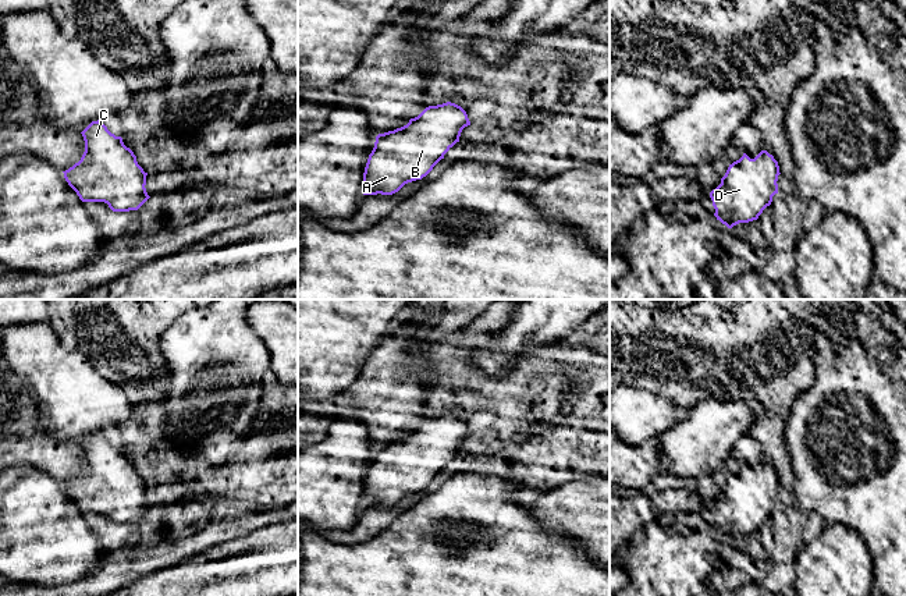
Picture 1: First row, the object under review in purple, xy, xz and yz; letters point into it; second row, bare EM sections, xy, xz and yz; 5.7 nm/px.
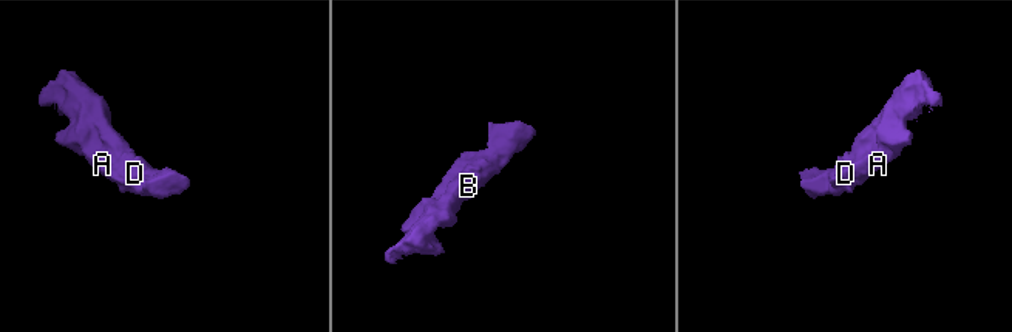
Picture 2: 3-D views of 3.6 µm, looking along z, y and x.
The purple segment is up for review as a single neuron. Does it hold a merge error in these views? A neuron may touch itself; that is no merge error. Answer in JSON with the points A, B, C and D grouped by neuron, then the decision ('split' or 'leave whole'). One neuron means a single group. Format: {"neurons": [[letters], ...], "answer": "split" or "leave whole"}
{"neurons": [["A", "B", "C", "D"]], "answer": "leave whole"}

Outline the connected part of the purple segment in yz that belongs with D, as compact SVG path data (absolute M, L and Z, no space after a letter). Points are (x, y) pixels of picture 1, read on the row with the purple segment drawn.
M767 150L754 159L746 153L729 164L721 184L710 192L714 216L728 228L757 220L778 194L778 162Z

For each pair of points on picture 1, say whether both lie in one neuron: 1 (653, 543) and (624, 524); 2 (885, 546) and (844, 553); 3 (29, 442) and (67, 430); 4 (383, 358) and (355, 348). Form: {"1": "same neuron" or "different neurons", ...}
{"1": "different neurons", "2": "different neurons", "3": "different neurons", "4": "different neurons"}

